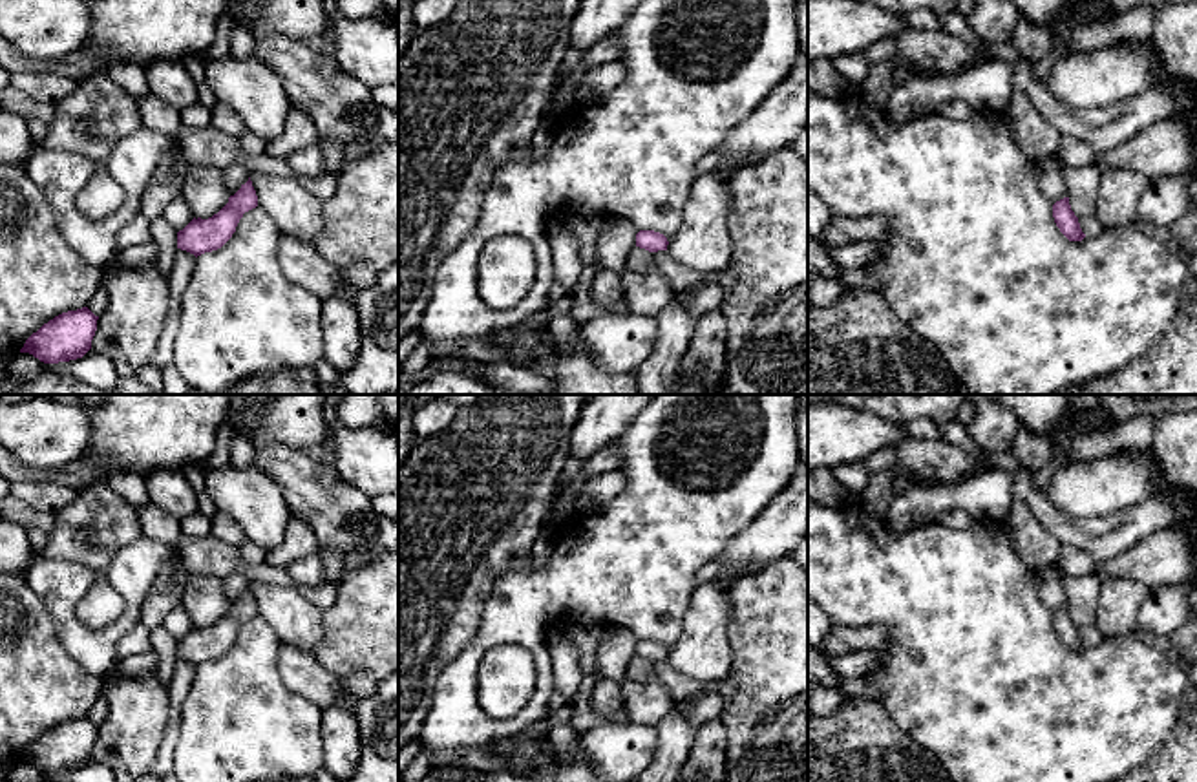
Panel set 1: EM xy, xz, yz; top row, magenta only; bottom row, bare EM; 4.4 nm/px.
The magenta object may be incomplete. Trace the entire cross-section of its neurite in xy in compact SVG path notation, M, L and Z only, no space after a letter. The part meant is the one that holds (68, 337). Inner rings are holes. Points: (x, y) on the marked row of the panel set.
M88 307L62 312L33 333L20 353L29 353L44 364L82 358L91 349L97 320Z

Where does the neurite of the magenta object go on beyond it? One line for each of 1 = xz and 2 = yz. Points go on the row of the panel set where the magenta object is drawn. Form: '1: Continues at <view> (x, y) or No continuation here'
1: No continuation here
2: No continuation here

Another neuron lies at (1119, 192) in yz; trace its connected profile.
M1131 170L1100 174L1095 216L1106 230L1133 227L1137 203L1149 179Z

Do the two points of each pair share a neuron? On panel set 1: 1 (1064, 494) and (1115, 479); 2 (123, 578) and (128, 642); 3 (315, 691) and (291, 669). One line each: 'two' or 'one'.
1: one
2: two
3: one

